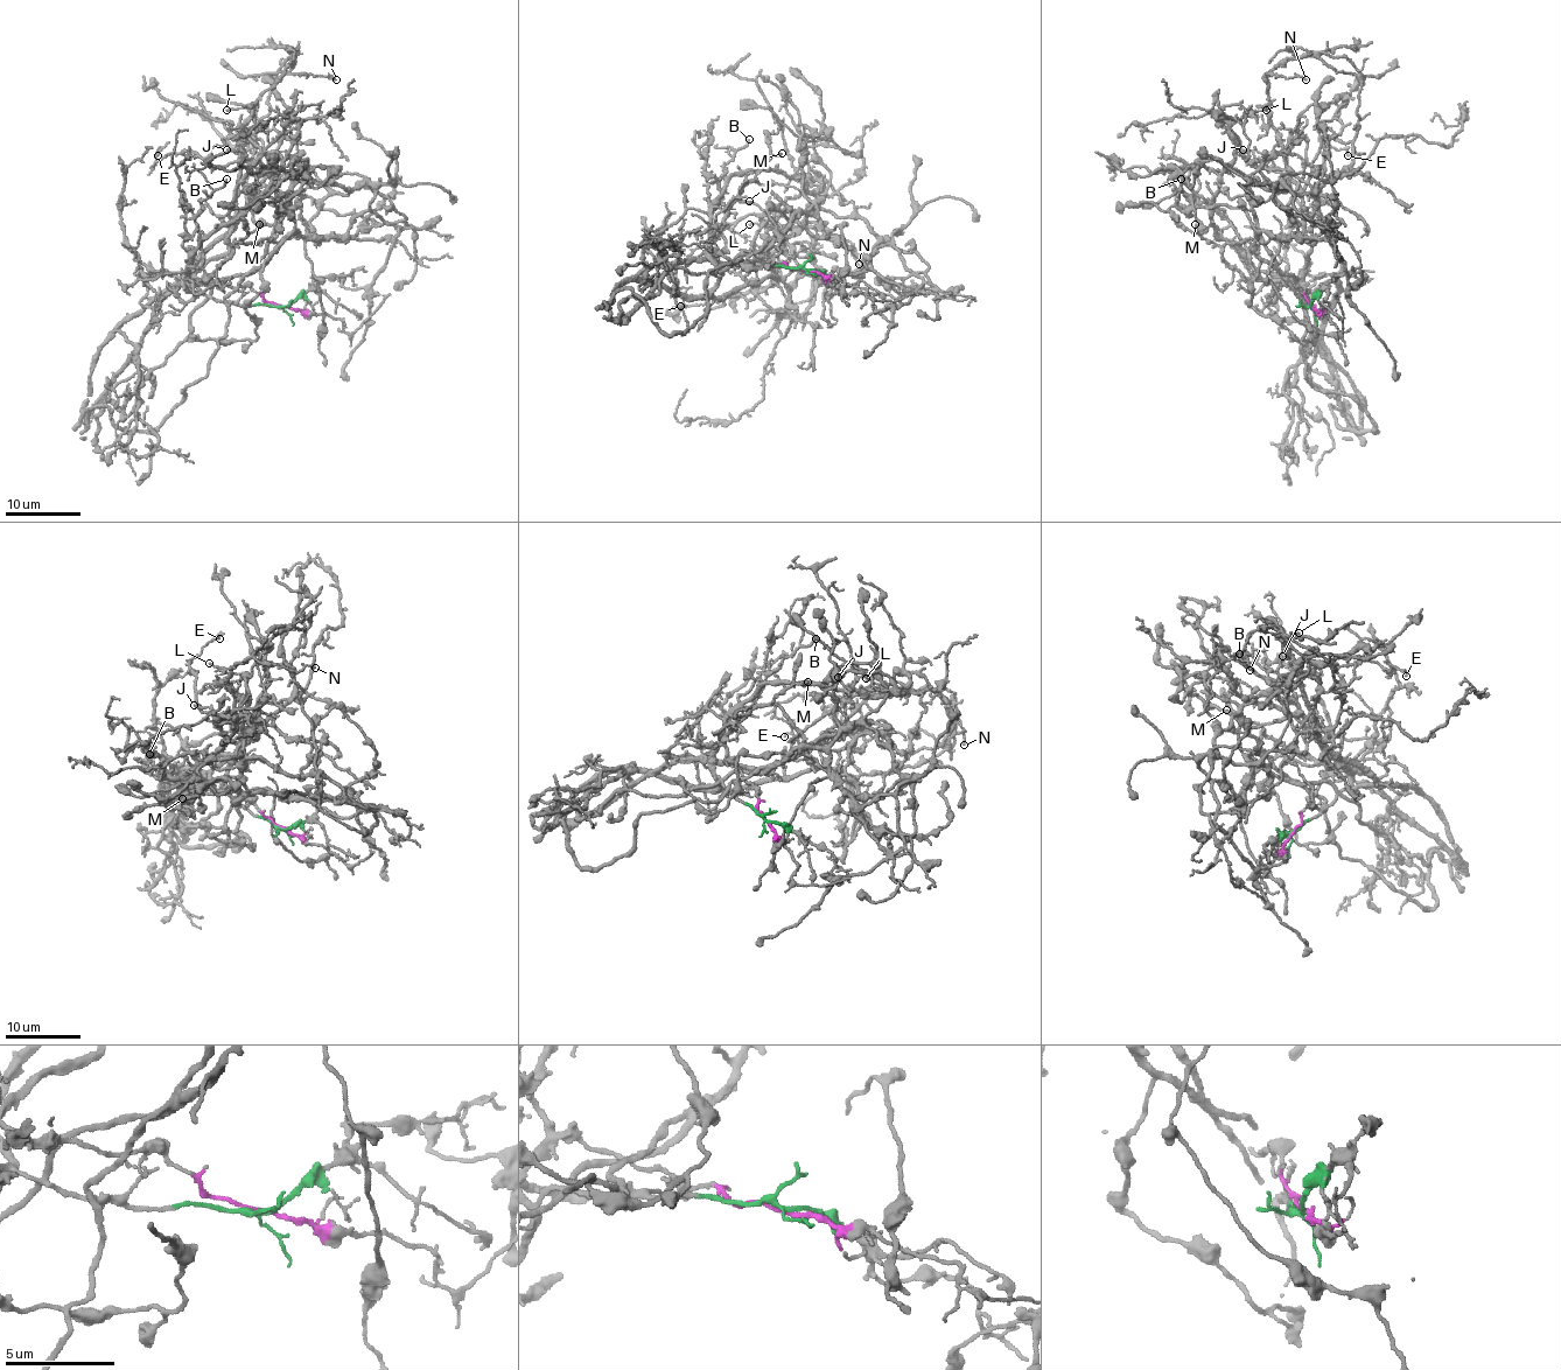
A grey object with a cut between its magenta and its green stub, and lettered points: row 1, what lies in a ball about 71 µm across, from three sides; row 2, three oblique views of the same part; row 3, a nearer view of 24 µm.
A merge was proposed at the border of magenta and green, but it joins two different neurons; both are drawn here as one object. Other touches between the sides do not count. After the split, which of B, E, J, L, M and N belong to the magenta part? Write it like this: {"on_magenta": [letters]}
{"on_magenta": ["B", "L", "M", "N"]}

